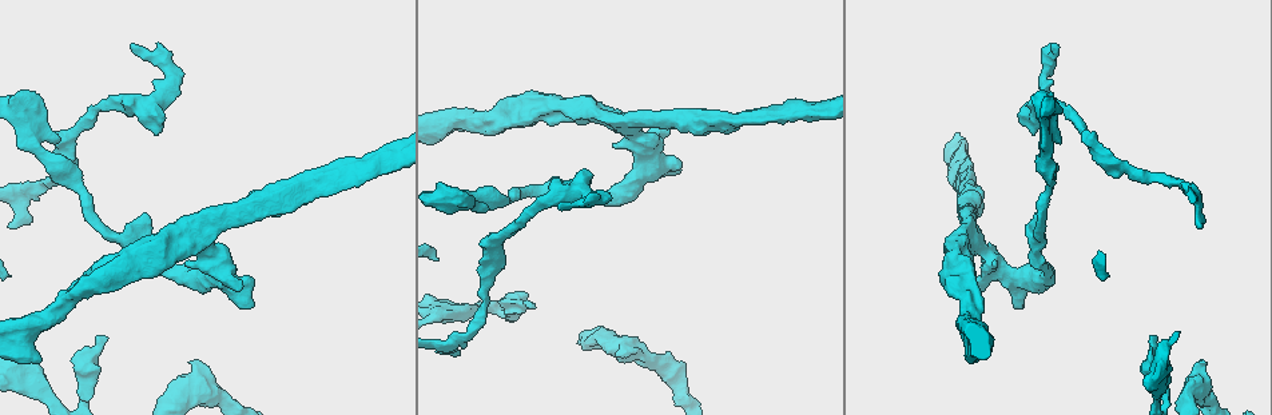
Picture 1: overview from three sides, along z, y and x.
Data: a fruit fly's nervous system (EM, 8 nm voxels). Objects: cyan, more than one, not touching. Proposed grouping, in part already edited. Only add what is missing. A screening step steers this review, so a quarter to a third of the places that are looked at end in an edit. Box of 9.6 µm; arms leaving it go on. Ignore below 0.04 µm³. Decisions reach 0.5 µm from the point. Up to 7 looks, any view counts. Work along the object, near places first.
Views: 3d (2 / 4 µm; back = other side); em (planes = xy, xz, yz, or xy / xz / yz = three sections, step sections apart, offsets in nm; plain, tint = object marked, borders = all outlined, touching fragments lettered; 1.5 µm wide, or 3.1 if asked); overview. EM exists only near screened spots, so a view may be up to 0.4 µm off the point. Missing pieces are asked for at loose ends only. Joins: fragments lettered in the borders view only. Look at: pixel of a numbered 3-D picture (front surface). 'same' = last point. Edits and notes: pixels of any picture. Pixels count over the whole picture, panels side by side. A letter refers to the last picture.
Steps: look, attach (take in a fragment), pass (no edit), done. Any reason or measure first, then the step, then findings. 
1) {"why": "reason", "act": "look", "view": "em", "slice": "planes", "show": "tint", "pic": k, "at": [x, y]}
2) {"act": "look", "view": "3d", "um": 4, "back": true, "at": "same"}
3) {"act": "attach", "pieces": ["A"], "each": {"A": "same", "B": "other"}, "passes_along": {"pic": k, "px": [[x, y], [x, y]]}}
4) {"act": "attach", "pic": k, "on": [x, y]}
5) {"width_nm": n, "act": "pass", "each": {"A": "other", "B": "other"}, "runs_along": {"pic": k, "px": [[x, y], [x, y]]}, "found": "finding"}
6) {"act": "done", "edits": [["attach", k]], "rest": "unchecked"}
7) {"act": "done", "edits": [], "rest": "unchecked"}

{"why": "free end", "act": "look", "view": "3d", "um": 4, "back": true, "pic": 1, "at": [1054, 43]}

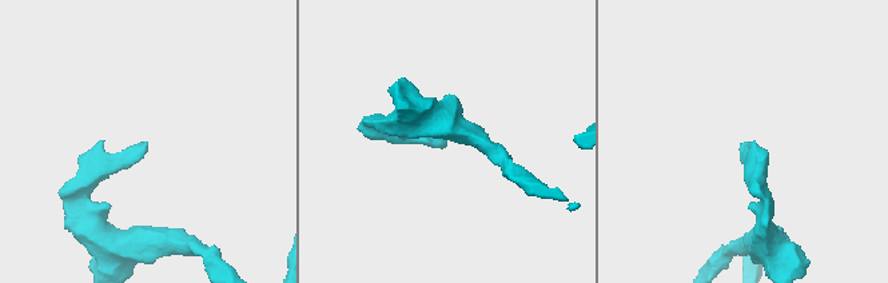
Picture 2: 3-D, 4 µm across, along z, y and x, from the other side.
{"act": "look", "view": "em", "slice": "planes", "show": "borders", "pic": 2, "at": [444, 147]}

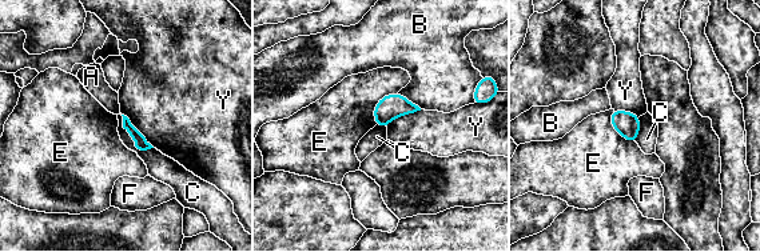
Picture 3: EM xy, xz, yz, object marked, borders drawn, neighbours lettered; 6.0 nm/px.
{"act": "pass", "each": {"A": "other", "B": "other", "C": "other", "E": "other", "F": "other", "Y": "other"}, "found": "no lettered fragment goes on from it"}

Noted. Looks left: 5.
{"why": "an open end", "act": "look", "view": "3d", "um": 2, "pic": 1, "at": [240, 286]}

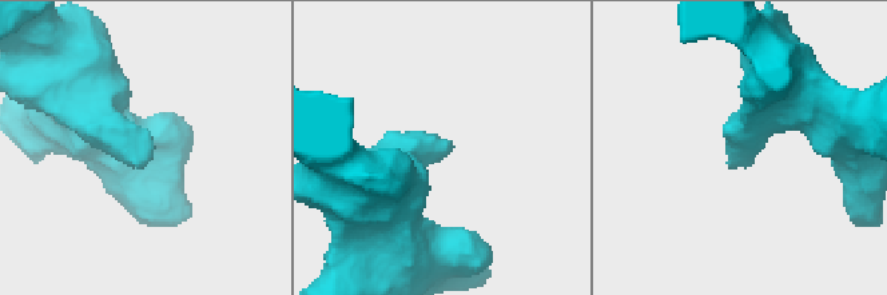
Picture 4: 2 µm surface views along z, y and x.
{"act": "look", "view": "em", "slice": "planes", "show": "borders", "pic": 4, "at": [736, 154]}

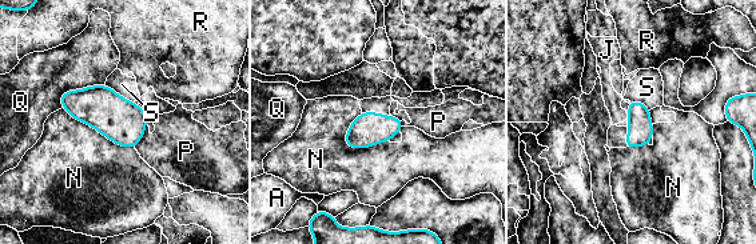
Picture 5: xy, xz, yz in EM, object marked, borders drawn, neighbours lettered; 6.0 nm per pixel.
{"act": "pass", "each": {"A": "other", "J": "other", "N": "other", "P": "other", "Q": "other", "R": "other", "S": "other"}, "border": {"pic": 5, "px": [[62, 108], [112, 142], [134, 148]]}, "found": "no lettered fragment goes on from it"}

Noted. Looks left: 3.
{"why": "branch stops here", "act": "look", "view": "em", "slice": "planes", "show": "tint", "pic": 1, "at": [1152, 393]}

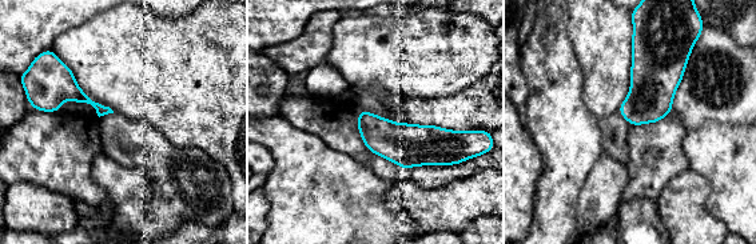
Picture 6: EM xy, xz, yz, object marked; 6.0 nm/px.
{"why": "what lies round it", "act": "look", "view": "em", "slice": "planes", "show": "borders", "at": "same"}

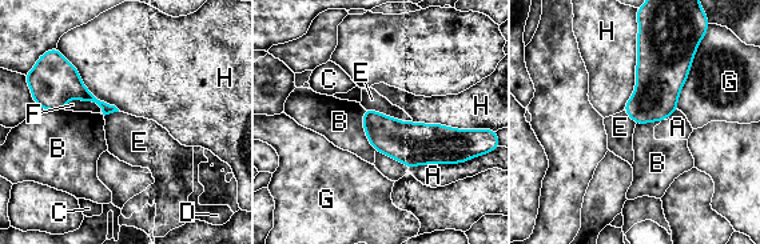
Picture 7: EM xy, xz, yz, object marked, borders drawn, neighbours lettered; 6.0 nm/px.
{"act": "pass", "each": {"A": "other", "B": "other", "C": "other", "D": "other", "E": "other", "F": "other", "G": "other", "H": "other"}, "border": {"pic": 7, "px": [[363, 107], [404, 122], [412, 122]]}, "found": "none of them fits"}

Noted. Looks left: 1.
{"act": "done", "edits": [], "rest": "unchecked"}

